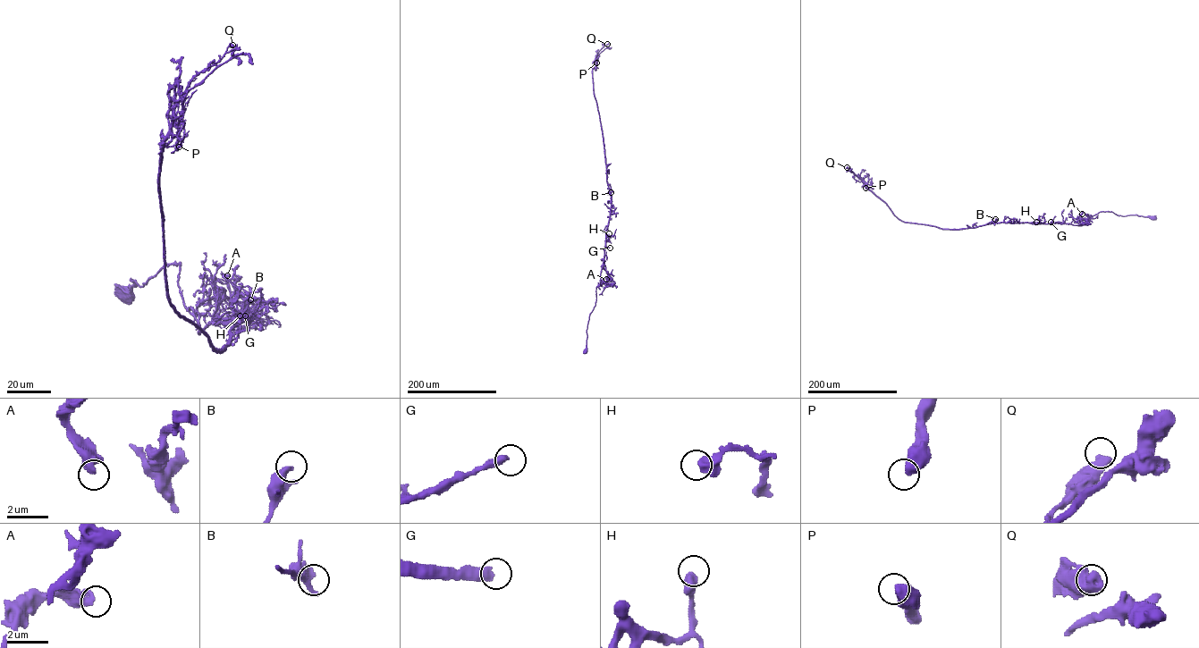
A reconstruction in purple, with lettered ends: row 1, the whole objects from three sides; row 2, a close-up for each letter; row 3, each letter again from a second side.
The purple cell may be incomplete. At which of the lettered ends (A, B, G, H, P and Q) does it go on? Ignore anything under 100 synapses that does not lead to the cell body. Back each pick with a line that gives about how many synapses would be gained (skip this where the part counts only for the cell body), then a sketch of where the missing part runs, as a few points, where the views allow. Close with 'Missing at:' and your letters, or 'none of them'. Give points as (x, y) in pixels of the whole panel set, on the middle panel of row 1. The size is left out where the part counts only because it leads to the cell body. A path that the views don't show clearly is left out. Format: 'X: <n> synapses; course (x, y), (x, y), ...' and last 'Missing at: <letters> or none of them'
G: 600 synapses
Missing at: G

